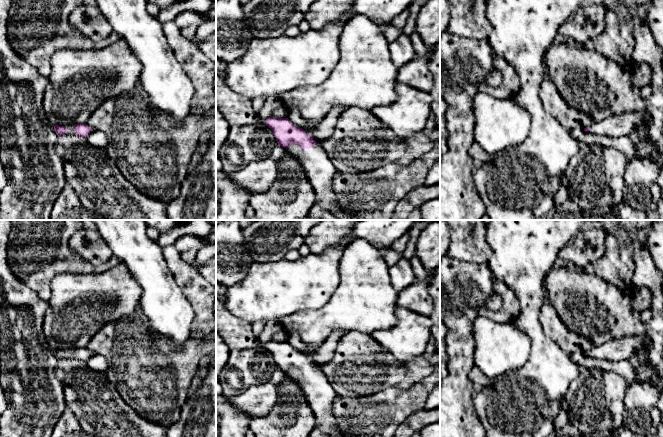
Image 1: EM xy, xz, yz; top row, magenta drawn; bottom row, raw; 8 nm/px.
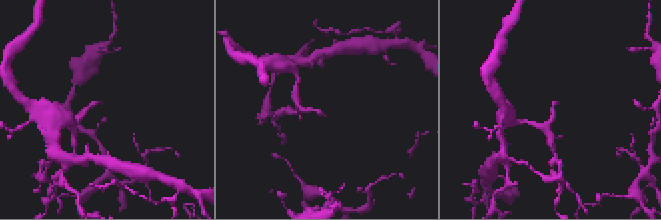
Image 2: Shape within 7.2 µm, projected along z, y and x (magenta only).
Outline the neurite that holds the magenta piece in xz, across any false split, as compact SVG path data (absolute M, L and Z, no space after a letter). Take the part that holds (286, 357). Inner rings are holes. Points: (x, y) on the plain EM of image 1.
M270 340L264 348L273 355L278 369L301 387L315 416L316 428L328 437L344 436L332 413L337 394L313 361L288 342Z

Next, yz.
M628 336L623 338L609 339L607 342L593 346L584 352L585 356L592 359L600 359L610 362L632 360L634 355L642 350L649 350L652 342L645 342L640 336Z

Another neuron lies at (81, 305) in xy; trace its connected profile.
M123 262L102 273L96 272L90 274L74 274L68 272L59 273L51 281L51 298L49 300L49 306L43 319L44 335L54 348L67 348L67 349L86 348L90 340L107 324L116 322L124 317L131 316L139 308L141 295L142 295L141 287L139 286L138 282L133 278L131 272Z

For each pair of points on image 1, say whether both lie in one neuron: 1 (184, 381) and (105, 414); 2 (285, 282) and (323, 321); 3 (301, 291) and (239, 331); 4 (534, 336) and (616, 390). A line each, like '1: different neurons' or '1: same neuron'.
1: different neurons
2: different neurons
3: different neurons
4: different neurons

